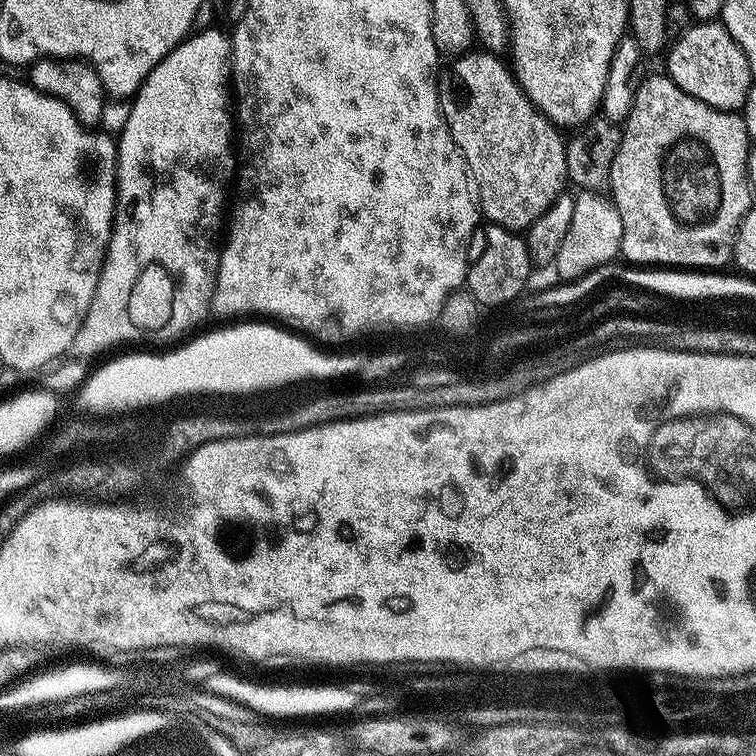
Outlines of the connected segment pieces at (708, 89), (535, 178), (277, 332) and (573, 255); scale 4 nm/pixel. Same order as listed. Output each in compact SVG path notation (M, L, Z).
M693 23L685 32L679 33L671 44L667 49L669 52L666 75L679 88L698 98L698 102L706 102L706 106L714 106L718 110L740 112L743 109L746 94L754 86L754 78L750 74L750 62L746 62L746 54L742 54L742 46L738 46L738 42L730 38L723 24Z
M476 51L455 57L448 77L439 81L440 112L464 156L483 219L523 233L569 183L566 140L560 137L561 129L536 108L497 53Z
M244 320L234 326L208 332L173 352L151 356L148 352L136 352L133 356L120 356L100 369L93 371L84 380L82 391L92 408L125 408L139 406L144 400L160 400L168 392L184 392L184 388L268 388L268 384L284 383L289 378L307 381L310 376L338 377L338 368L348 364L338 360L336 354L327 356L319 352L317 345L295 331L264 320Z
M577 191L575 193L574 215L570 221L570 230L558 249L554 269L561 281L582 279L596 267L613 263L620 256L622 242L622 218L616 205L603 191Z

